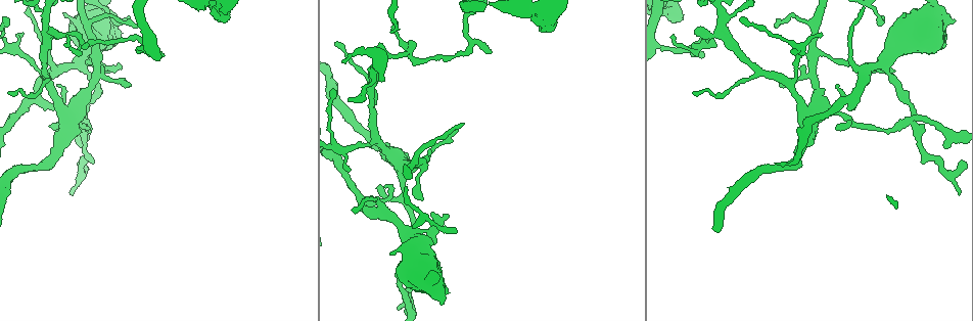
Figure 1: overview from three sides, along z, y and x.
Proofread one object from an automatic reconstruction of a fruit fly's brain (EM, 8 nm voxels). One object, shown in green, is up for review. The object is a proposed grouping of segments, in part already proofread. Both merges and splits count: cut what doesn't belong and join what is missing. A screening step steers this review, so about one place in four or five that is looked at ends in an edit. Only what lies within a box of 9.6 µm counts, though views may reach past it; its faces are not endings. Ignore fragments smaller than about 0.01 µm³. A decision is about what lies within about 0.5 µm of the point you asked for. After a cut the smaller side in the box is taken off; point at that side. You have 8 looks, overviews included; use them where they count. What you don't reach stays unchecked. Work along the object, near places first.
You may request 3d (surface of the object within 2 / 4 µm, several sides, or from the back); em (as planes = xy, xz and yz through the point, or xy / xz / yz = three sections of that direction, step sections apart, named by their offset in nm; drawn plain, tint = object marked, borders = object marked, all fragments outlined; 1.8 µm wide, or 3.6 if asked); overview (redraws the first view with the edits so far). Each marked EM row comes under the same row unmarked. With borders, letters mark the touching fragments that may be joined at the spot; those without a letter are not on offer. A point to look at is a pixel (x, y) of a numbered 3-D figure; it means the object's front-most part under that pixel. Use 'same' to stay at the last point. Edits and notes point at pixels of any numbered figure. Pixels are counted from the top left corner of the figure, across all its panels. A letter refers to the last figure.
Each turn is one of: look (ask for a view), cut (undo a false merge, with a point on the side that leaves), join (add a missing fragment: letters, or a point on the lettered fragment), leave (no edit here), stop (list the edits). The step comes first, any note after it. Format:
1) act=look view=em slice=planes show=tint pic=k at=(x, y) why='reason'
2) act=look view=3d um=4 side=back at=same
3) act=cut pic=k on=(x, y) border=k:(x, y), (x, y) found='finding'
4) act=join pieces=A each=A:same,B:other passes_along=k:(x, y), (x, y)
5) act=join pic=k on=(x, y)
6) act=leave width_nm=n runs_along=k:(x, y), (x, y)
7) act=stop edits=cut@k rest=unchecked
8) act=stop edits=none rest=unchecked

act=look view=3d um=4 pic=1 at=(944, 18) why='sudden change in width'

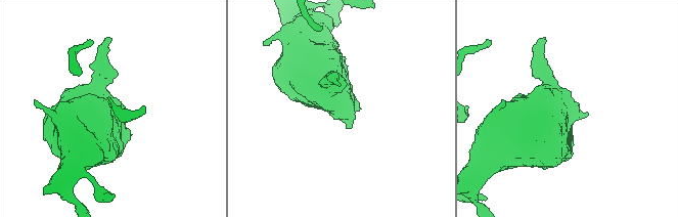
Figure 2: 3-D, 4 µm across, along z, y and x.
act=look view=em um=3.6 slice=yz step=4 show=borders pic=2 at=(341, 107) why='need the tissue'

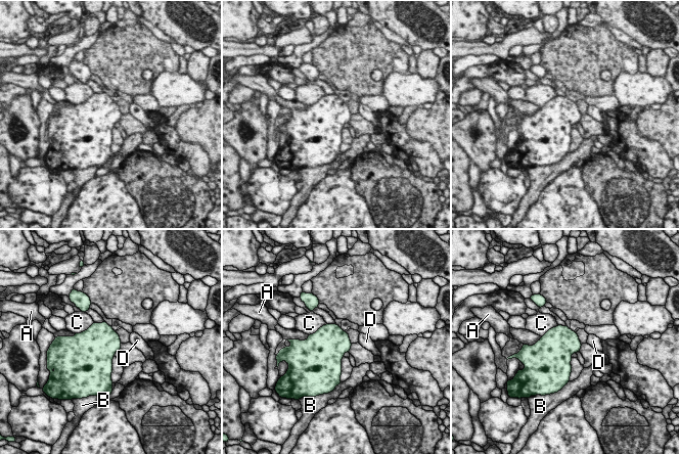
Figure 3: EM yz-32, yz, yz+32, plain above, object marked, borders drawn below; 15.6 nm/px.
act=look view=em um=3.6 slice=planes show=borders at=same why='another direction'

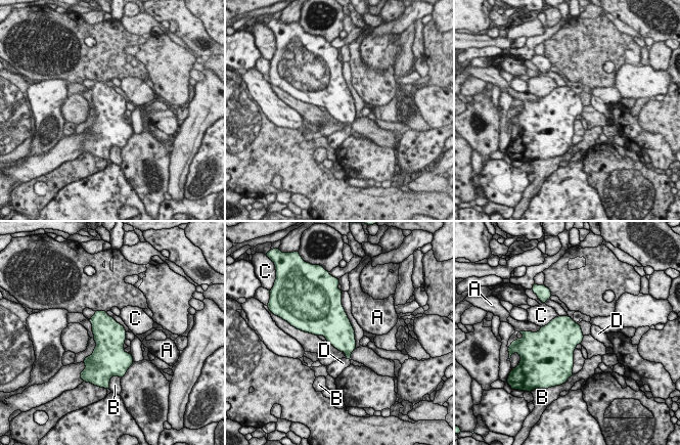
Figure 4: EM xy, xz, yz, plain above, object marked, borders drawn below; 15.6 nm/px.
act=join pieces=D width_nm=480 each=A:other,B:other,C:other,D:same passes_along=4:(347, 344), (348, 359), (335, 368) found='the neuron continues'

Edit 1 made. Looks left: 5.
act=look view=overview why='redraw'

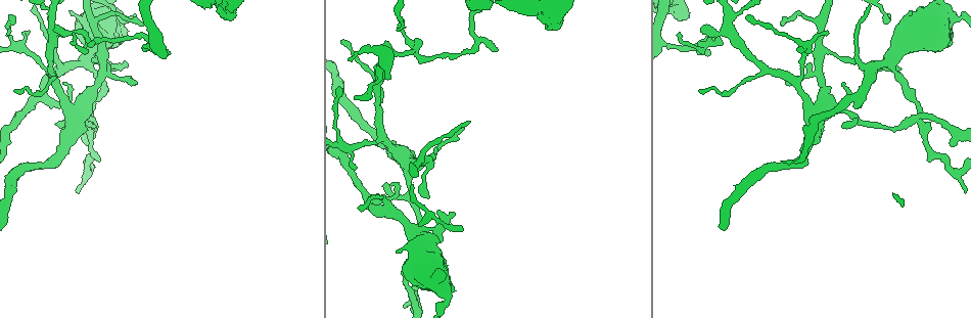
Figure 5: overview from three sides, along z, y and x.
act=look view=em slice=planes show=borders pic=5 at=(780, 24) why='tapers out'

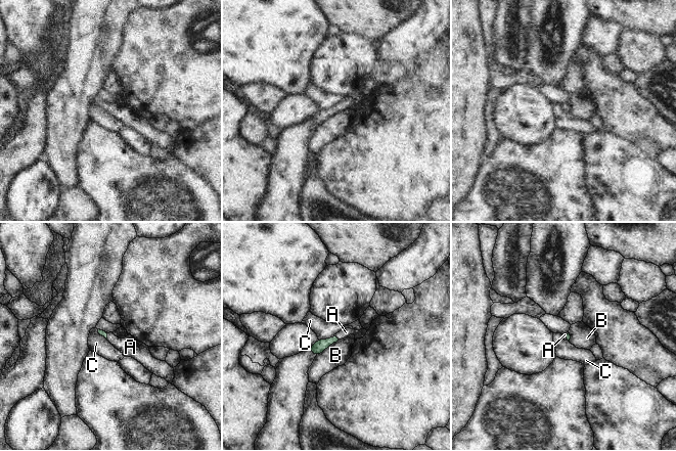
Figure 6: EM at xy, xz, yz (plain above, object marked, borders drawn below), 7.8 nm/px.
act=join pieces=A each=A:same,B:other,C:other passes_along=6:(320, 346), (335, 336), (346, 332) found='it goes on there'

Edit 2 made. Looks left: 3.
act=look view=em slice=planes show=borders pic=5 at=(454, 215) why='tapers out'

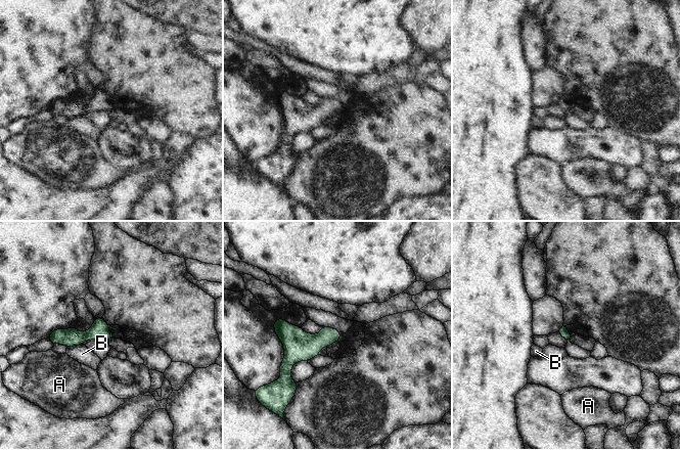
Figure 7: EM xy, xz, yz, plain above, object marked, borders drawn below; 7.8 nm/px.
act=leave each=A:other,B:other found='no lettered fragment goes on from it'

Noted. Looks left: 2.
act=stop edits=join@4,join@6 rest=unchecked

